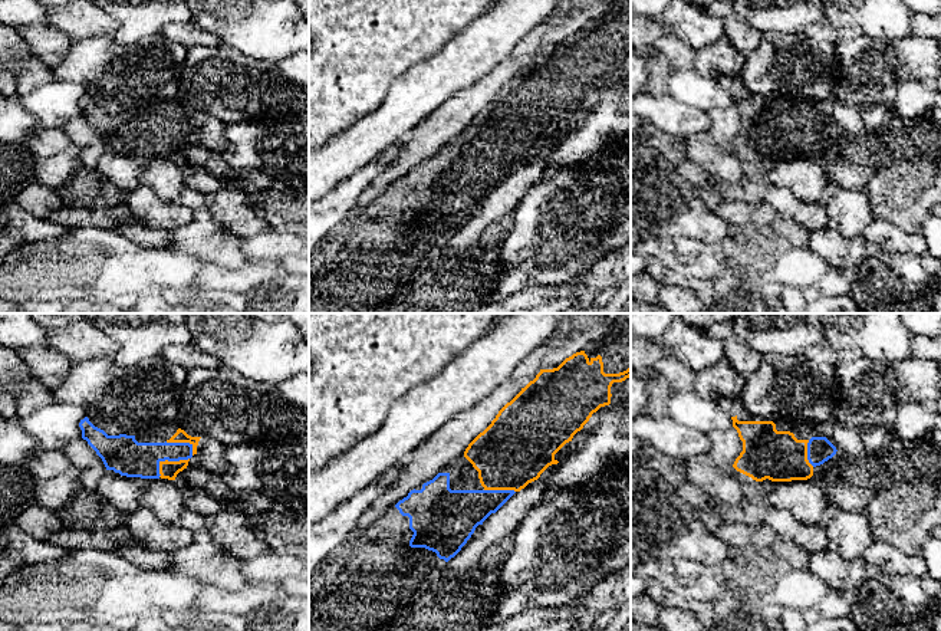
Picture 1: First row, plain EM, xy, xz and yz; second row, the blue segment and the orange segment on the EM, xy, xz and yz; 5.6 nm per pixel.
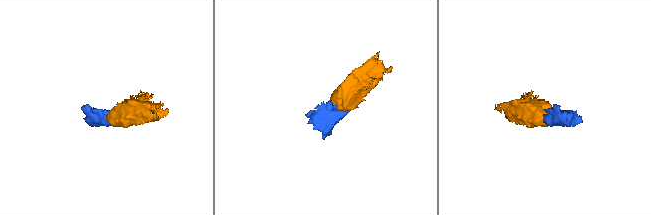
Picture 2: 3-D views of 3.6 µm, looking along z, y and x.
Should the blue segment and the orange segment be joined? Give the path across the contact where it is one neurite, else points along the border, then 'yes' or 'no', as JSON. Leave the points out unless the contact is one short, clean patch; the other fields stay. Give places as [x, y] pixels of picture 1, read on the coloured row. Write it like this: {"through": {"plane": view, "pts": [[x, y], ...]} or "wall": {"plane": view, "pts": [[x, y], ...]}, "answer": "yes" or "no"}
{"through": {"plane": "xy", "pts": [[124, 454], [131, 459], [167, 459], [168, 470]]}, "answer": "yes"}

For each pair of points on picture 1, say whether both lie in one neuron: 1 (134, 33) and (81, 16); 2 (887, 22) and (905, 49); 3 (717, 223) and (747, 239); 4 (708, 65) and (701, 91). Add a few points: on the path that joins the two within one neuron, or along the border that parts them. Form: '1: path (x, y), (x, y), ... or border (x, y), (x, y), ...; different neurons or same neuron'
1: border (108, 15), (117, 22), (117, 29), (112, 35); different neurons
2: border (865, 35), (891, 40), (905, 36); different neurons
3: border (731, 230), (721, 242); different neurons
4: border (694, 69), (716, 79); different neurons

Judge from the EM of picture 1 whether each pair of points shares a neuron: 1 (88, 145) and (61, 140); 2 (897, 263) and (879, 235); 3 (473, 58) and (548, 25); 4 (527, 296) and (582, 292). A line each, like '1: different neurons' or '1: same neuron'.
1: different neurons
2: different neurons
3: different neurons
4: same neuron

